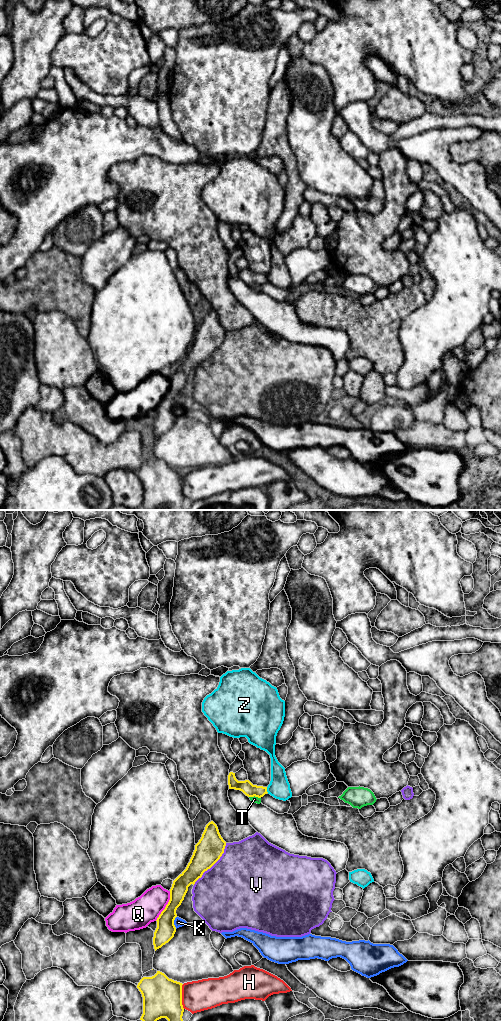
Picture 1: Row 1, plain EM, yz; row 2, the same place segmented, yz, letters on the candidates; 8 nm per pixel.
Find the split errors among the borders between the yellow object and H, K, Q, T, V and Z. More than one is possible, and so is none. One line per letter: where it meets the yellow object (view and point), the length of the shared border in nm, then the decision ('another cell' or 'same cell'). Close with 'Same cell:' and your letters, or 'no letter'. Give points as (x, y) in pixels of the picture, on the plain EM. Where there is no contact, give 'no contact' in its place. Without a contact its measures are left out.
H: contact yz (181, 484); length 200 nm; another cell
K: contact yz (173, 410); length 100 nm; another cell
Q: contact yz (166, 394); length 260 nm; another cell
T: contact yz (255, 284); length 100 nm; another cell
V: contact yz (213, 352); length 420 nm; another cell
Z: contact yz (266, 278); length 50 nm; another cell
Same cell: no letter

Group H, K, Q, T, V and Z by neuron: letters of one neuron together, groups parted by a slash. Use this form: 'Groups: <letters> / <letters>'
Groups: H / K / Q / T / V / Z

